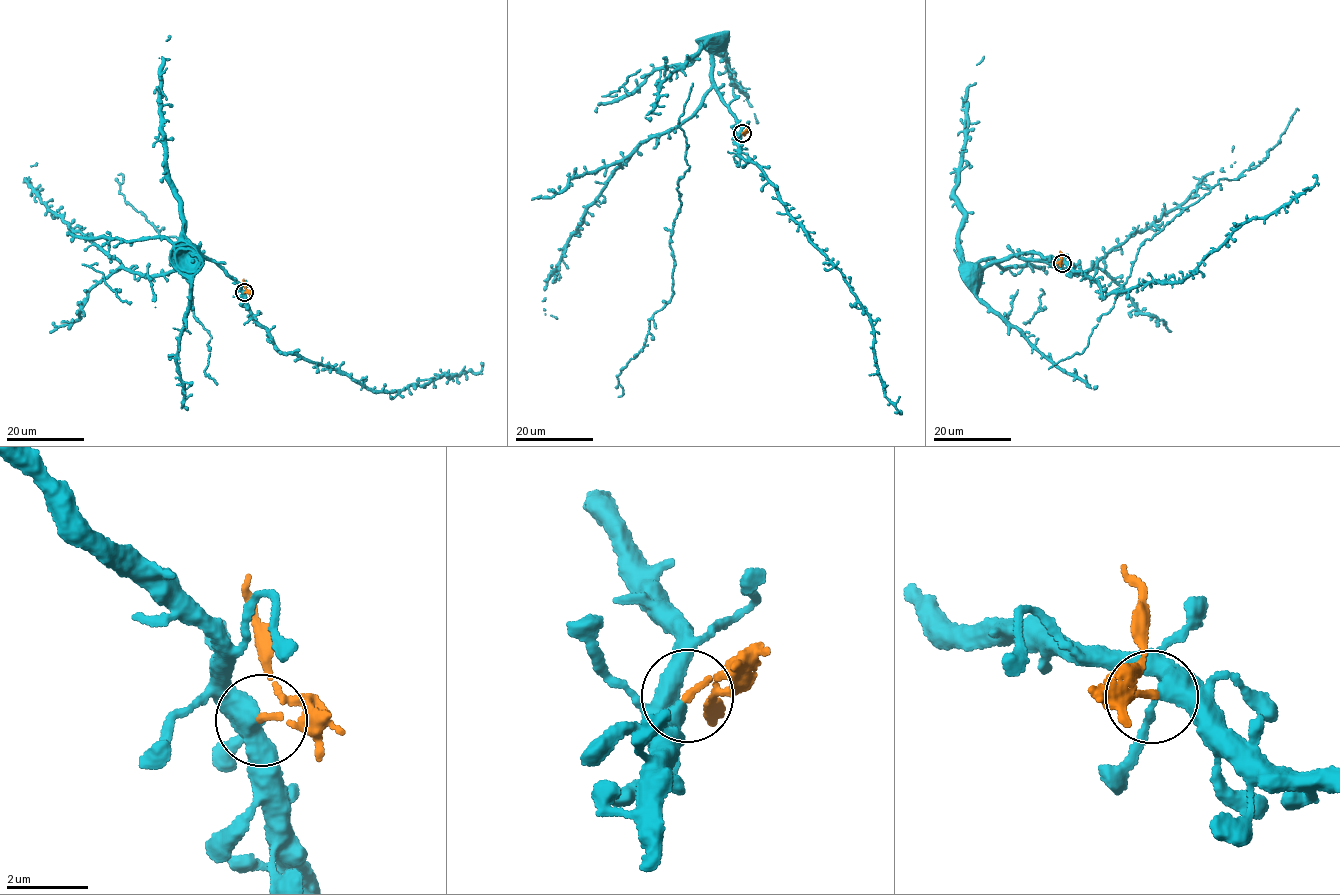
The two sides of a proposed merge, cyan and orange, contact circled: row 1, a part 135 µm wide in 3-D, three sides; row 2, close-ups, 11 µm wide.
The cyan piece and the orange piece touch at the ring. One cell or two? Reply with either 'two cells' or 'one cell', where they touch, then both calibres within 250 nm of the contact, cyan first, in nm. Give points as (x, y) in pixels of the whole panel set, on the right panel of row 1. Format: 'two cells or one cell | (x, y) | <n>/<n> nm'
two cells | (1062, 263) | 500/130 nm

